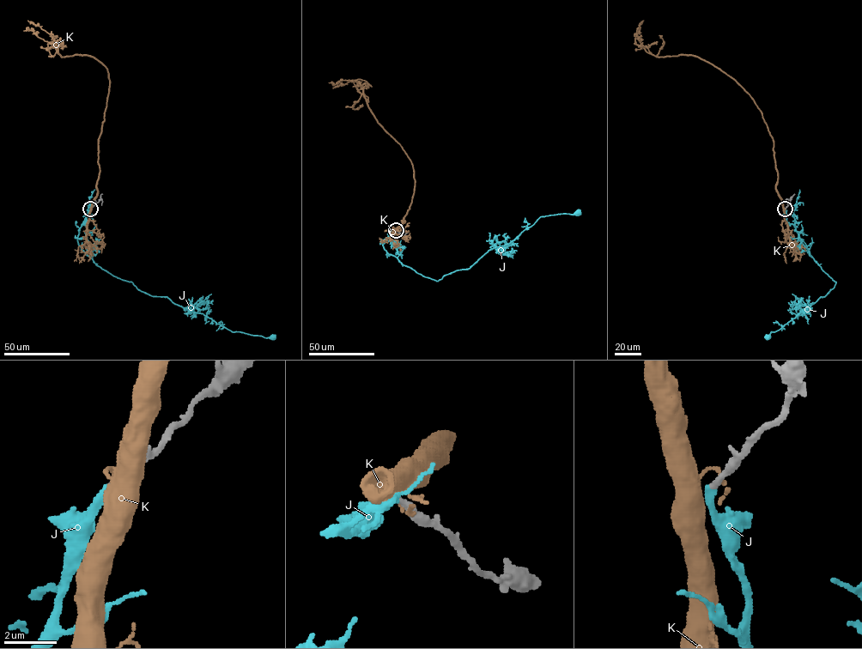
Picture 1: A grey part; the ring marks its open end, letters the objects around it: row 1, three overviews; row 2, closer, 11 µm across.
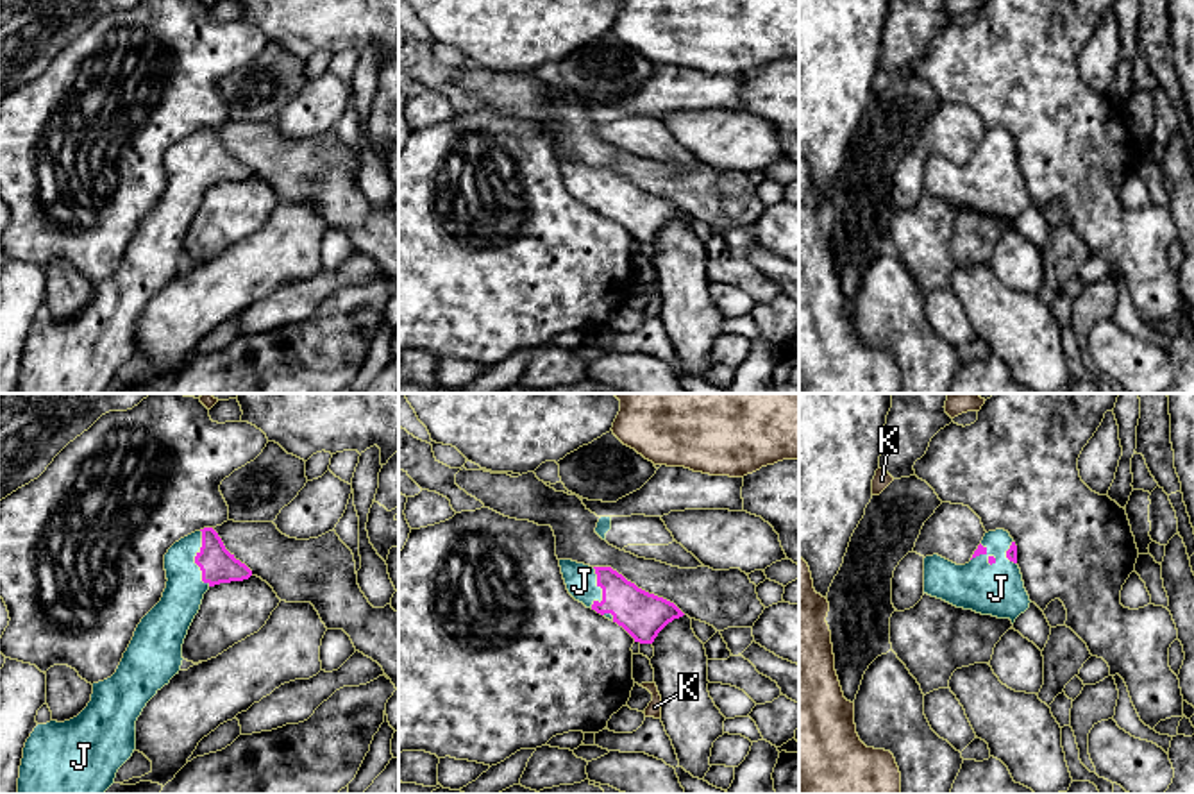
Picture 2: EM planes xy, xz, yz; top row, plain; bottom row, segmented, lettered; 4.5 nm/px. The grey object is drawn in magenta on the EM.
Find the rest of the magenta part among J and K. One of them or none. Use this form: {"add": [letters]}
{"add": ["J"]}

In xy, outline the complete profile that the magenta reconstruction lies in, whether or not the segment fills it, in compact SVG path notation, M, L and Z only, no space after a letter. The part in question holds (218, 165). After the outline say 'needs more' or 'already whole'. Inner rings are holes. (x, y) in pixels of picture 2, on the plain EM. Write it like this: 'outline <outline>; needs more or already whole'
outline M213 127L175 141L164 154L166 188L141 218L116 272L93 283L88 306L73 318L38 324L23 347L18 393L105 393L136 349L136 320L147 302L179 274L182 243L204 193L220 182L243 181L252 170L231 154Z; needs more

